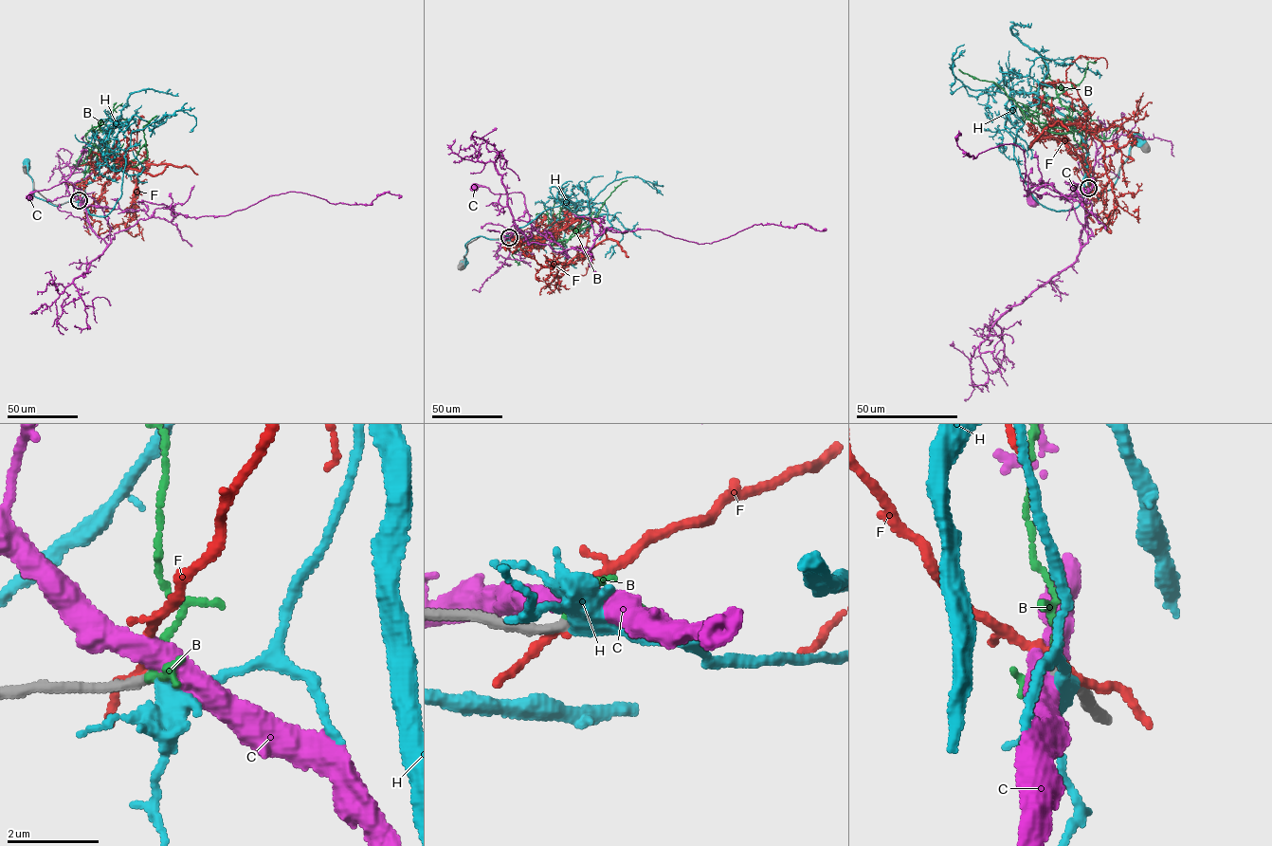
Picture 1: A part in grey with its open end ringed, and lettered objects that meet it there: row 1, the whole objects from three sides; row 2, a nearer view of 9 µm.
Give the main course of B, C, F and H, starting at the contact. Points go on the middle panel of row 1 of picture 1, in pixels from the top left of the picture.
B: (508, 237), (534, 242), (550, 237), (568, 240), (590, 225), (605, 200), (627, 180)
C: (508, 237), (519, 231), (527, 240), (532, 236), (523, 195), (520, 192), (493, 193), (487, 187), (473, 187)
F: (507, 237), (516, 231), (526, 239), (542, 237), (585, 219), (593, 219), (607, 237), (550, 267), (514, 243)
H: (508, 237), (517, 240), (488, 239), (480, 236), (471, 239), (465, 244), (467, 250), (463, 262)

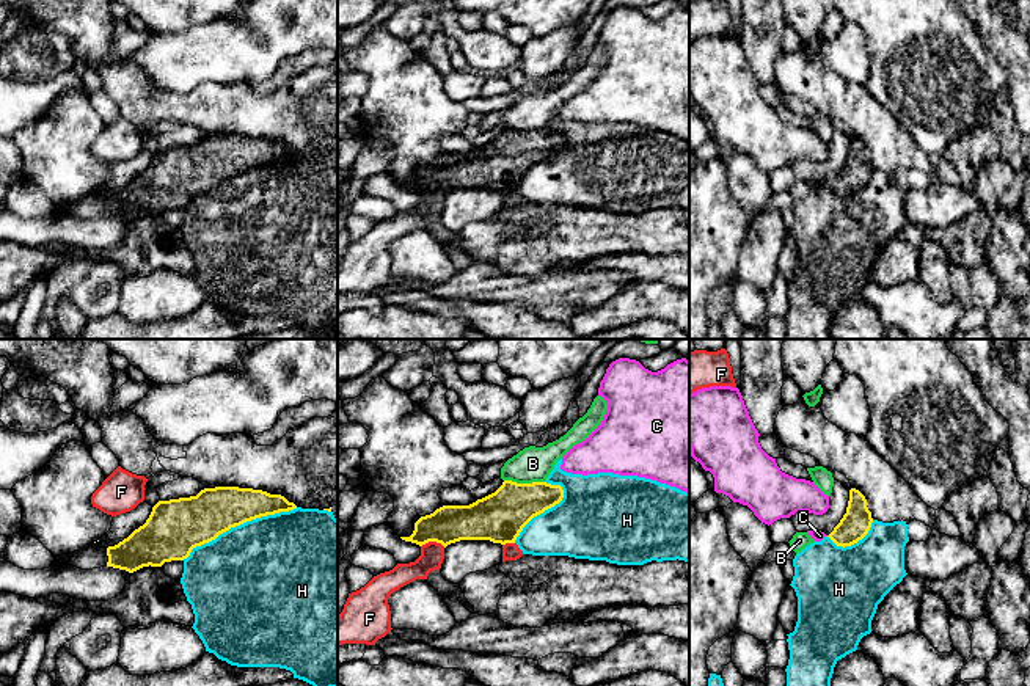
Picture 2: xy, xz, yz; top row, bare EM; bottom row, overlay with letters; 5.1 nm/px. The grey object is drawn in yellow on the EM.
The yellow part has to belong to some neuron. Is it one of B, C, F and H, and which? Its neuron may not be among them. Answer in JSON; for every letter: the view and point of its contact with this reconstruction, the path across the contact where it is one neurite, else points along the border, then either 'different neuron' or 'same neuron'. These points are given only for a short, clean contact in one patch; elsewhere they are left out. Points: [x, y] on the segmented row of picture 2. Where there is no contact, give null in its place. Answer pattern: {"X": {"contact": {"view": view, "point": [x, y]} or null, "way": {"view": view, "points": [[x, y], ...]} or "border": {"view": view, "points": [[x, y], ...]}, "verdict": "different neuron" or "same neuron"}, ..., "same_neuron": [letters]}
{"B": {"contact": {"view": "xz", "point": [525, 484]}, "border": {"view": "xz", "points": [[504, 479], [544, 482]]}, "verdict": "different neuron"}, "C": {"contact": null, "verdict": "different neuron"}, "F": {"contact": {"view": "xz", "point": [434, 540]}, "verdict": "different neuron"}, "H": {"contact": {"view": "xy", "point": [239, 525]}, "verdict": "different neuron"}, "same_neuron": []}

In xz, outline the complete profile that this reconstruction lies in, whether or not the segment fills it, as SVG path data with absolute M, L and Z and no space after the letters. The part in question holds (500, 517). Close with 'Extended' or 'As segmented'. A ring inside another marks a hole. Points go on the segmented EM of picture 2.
M504 480L495 493L469 505L443 505L421 516L415 523L413 534L400 538L419 546L436 542L444 548L460 540L515 543L534 516L554 507L562 498L561 485Z. As segmented

